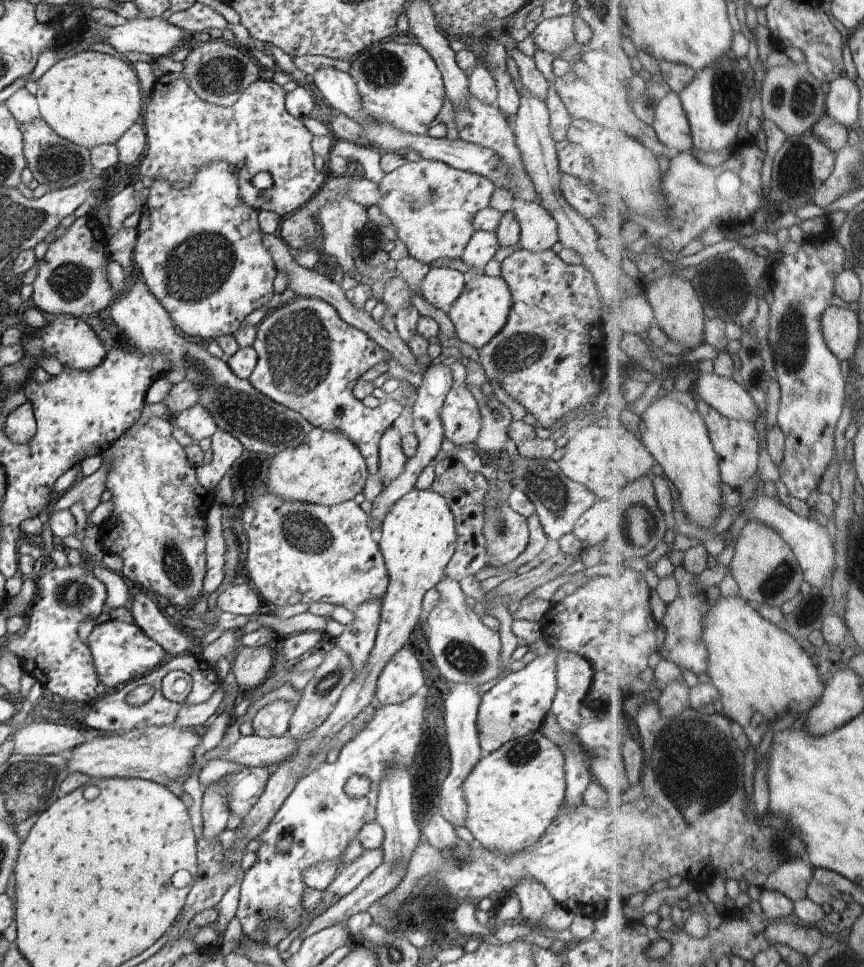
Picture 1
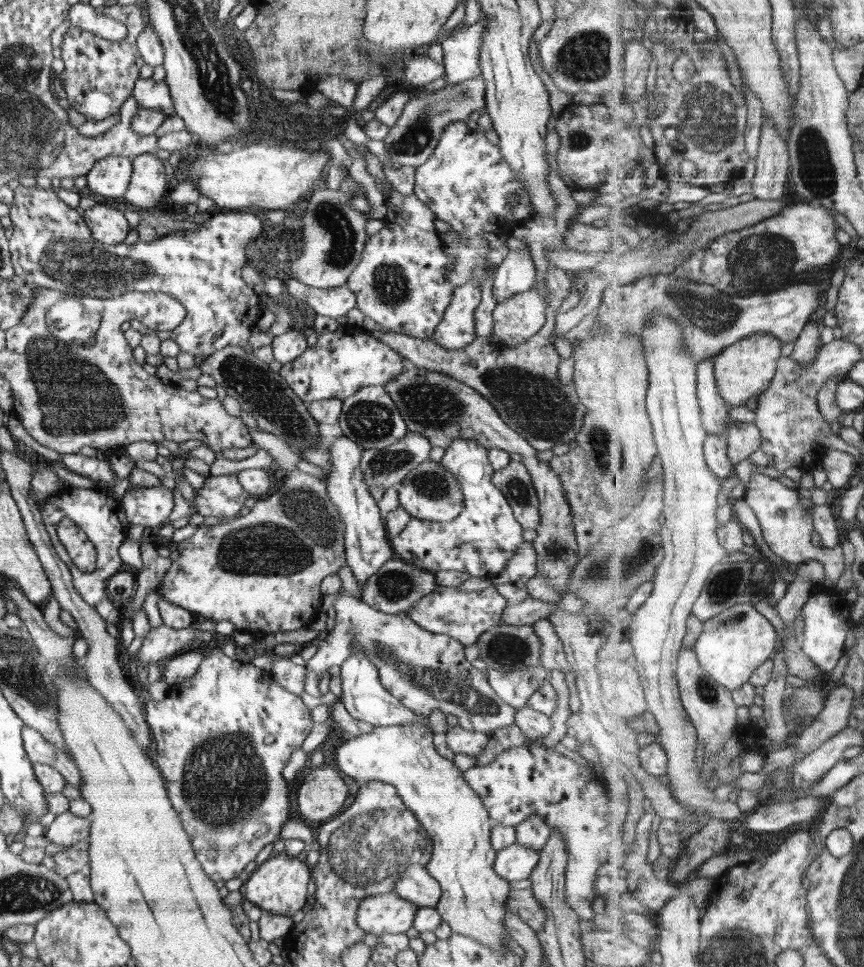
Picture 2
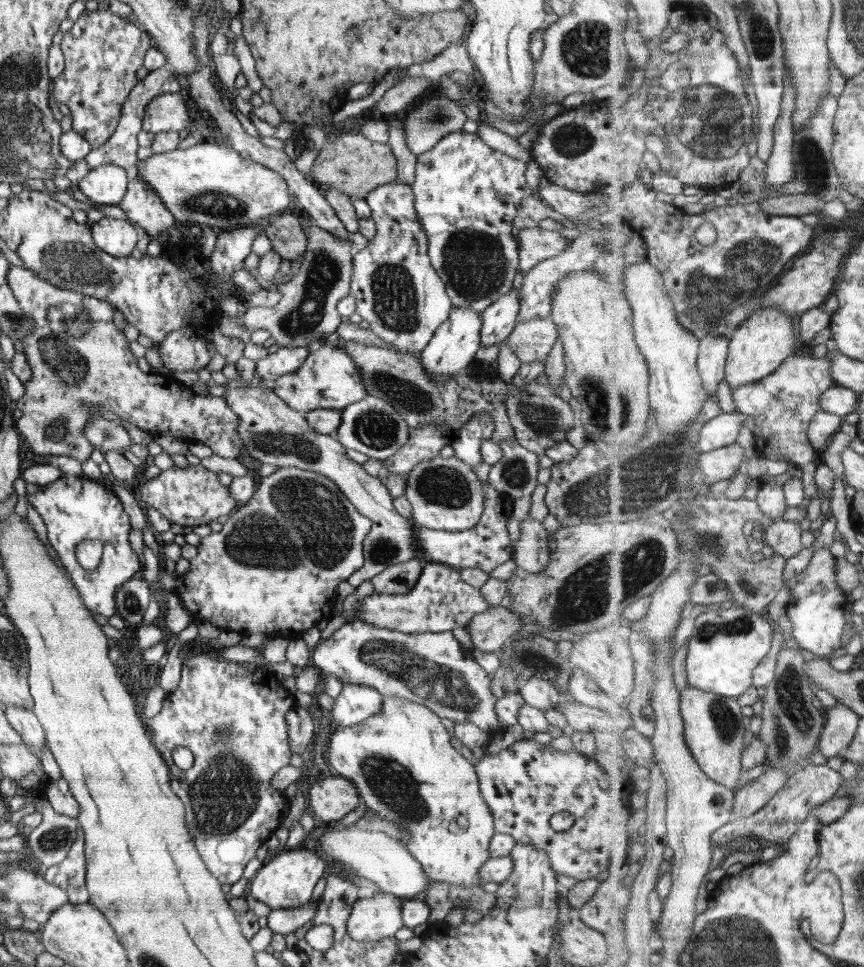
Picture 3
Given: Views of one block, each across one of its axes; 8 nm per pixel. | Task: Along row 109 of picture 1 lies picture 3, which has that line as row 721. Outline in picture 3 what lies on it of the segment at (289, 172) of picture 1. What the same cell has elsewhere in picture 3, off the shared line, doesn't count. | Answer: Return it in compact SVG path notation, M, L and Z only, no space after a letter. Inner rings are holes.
M200 654L194 656L194 658L188 658L183 661L182 666L182 678L178 684L176 690L168 693L166 698L164 698L161 711L152 716L152 718L146 718L144 723L150 728L152 732L151 741L154 746L160 751L160 755L165 760L165 764L168 766L171 775L171 788L174 794L180 798L185 806L185 821L186 826L195 842L196 850L200 853L206 868L219 880L219 883L234 884L242 878L244 874L244 868L246 864L256 856L256 850L262 846L264 842L276 831L276 829L282 824L284 816L289 812L290 802L287 797L281 794L281 791L276 790L271 785L271 780L277 772L290 765L292 760L292 751L290 750L290 743L288 740L288 727L286 724L286 712L290 712L294 708L294 696L281 684L274 681L274 675L272 674L272 682L270 677L266 673L261 673L260 671L249 671L248 667L244 666L242 663L236 662L224 662L224 660L216 660L212 658L212 654ZM176 748L189 748L194 756L194 764L189 770L180 770L173 760L172 760L172 750Z

